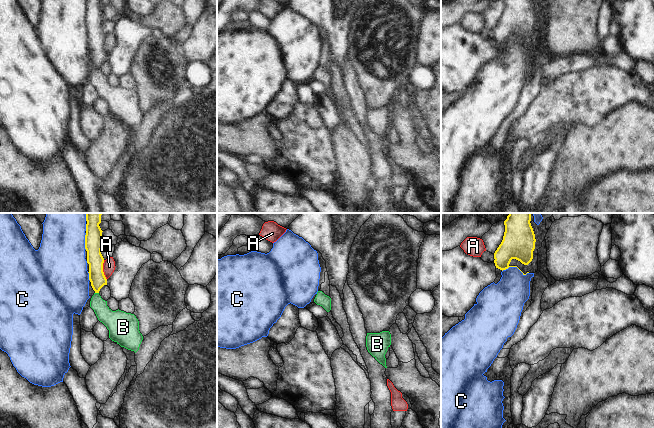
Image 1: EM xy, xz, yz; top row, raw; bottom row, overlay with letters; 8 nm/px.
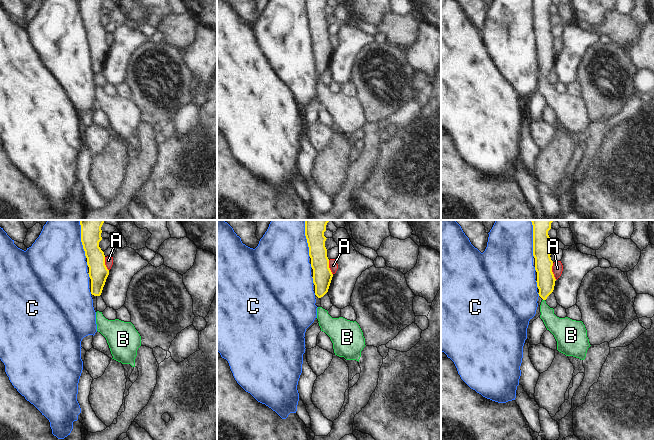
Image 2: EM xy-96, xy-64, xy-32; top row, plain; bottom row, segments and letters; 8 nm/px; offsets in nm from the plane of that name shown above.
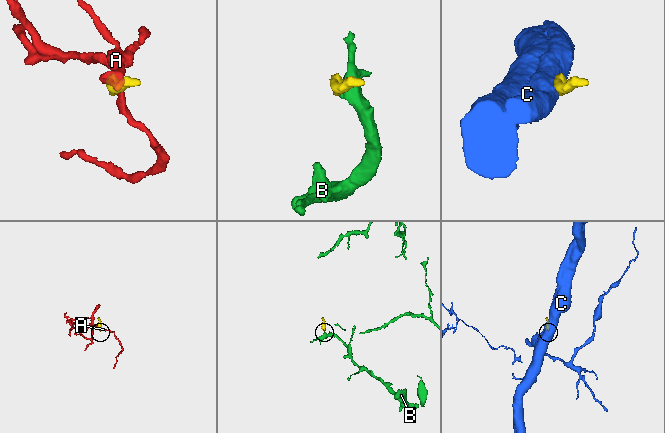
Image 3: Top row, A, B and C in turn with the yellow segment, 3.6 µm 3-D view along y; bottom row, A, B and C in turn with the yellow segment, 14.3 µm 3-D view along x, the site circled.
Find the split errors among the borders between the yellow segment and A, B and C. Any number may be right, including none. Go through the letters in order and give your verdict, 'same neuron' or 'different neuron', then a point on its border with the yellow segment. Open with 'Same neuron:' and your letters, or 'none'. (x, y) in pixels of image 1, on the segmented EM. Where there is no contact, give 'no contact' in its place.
Same neuron: B
A: different neuron; contact xy (102, 270)
B: same neuron; contact xy (97, 292)
C: different neuron; contact yz (515, 266)

